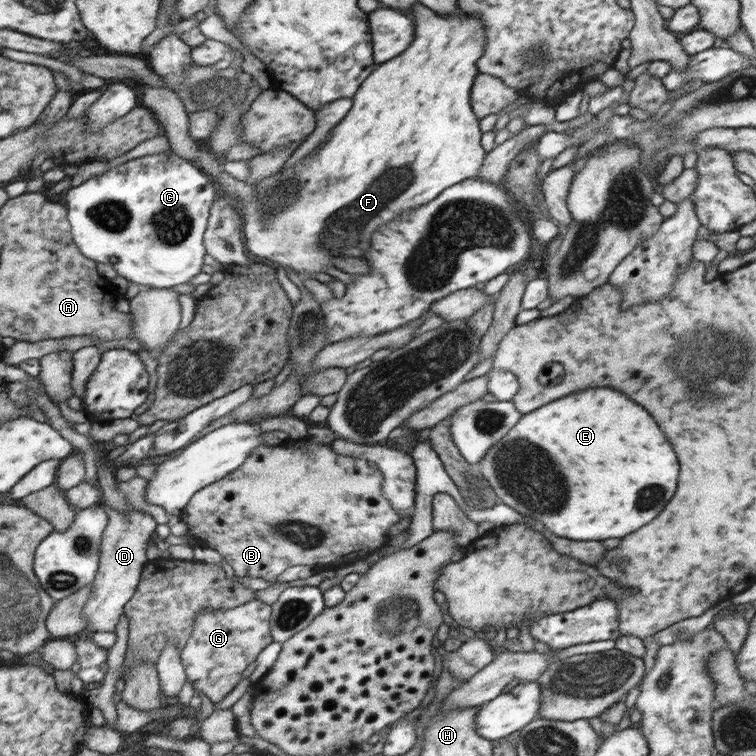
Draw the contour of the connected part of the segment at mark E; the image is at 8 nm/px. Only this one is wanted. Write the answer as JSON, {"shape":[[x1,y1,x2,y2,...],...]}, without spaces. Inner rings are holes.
{"shape":[[585,388,585,390,579,390,579,392,571,392,571,396,563,396,559,400,547,402,543,408,535,408,535,412,522,415,522,418,515,423,515,426,511,427,507,435,503,436,483,456,481,463,475,467,475,470,492,488,500,503,519,513,524,521,535,526,543,524,549,532,564,539,602,541,607,538,621,538,621,536,645,526,651,518,655,518,655,514,659,514,659,510,665,506,665,502,675,492,675,480,677,480,677,474,679,474,679,464,677,464,677,458,675,458,671,444,667,442,667,438,663,436,659,426,653,422,653,418,641,406,637,406,625,394,611,390,611,388]]}

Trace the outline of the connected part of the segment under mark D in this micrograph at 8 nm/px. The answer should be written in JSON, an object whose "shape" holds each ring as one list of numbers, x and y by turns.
{"shape":[[105,501,102,505,110,514,106,532,103,532,101,544,100,568,96,580,92,584,91,599,83,609,83,618,87,620,85,634,95,632,116,632,121,616,126,612,126,604,134,598,140,586,146,565,151,561,147,554,147,547,153,540,157,530,157,522,153,516,133,510,131,513,119,513,109,507]]}

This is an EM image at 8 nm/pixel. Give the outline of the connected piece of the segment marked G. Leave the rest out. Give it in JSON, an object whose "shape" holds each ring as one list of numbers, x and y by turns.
{"shape":[[257,599,227,610,205,608,201,614,197,614,195,632,182,649,182,662,188,681,197,692,195,696,207,698,214,705,233,690,247,664,251,664,255,656,273,642,269,632,269,616,270,605]]}

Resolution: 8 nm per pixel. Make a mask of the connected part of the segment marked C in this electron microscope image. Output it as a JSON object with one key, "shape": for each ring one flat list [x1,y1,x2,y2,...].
{"shape":[[172,150,131,159,113,167,103,176,69,188,67,208,74,242,87,258,112,264,116,272,141,288,171,288,187,284,203,272,203,230,207,212,215,198,215,188,199,166]]}

